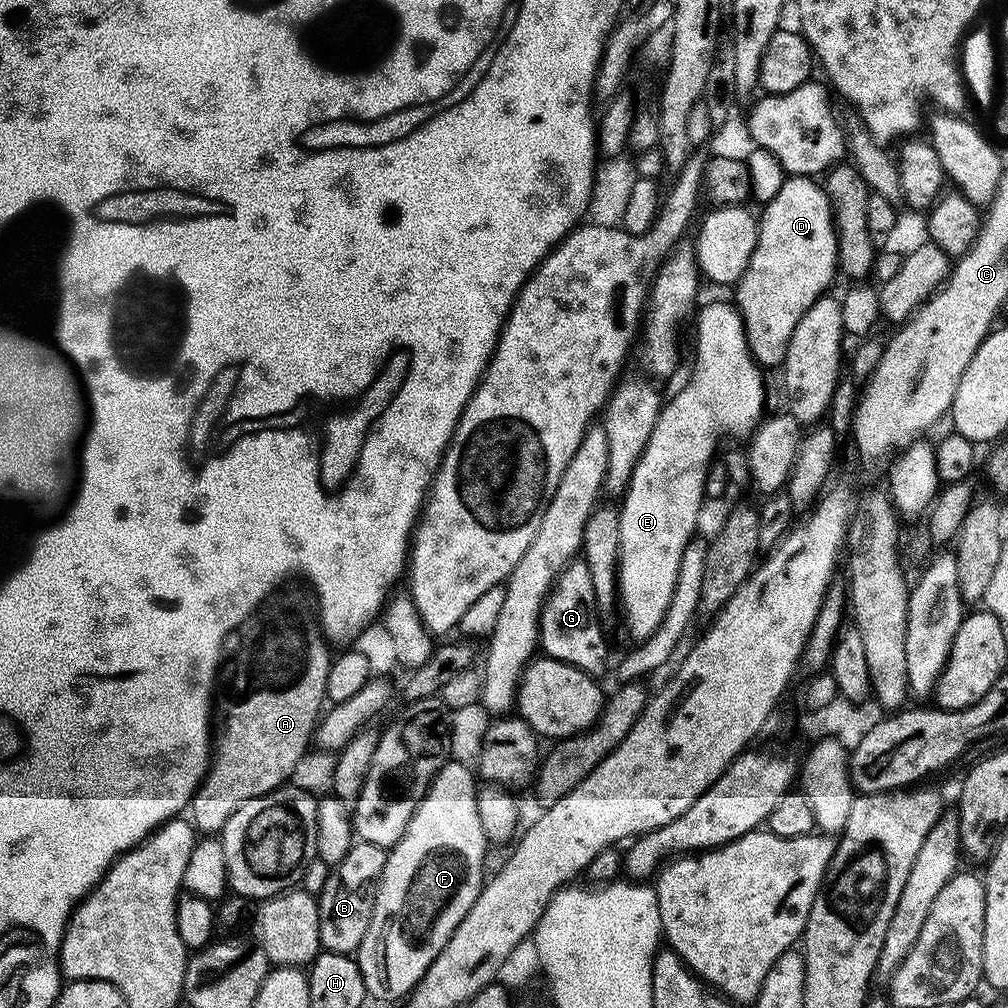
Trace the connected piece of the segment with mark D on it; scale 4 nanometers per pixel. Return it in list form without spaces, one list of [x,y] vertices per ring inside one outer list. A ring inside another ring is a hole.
[[[788,176],[774,198],[763,205],[764,213],[759,213],[757,245],[749,266],[734,285],[735,307],[739,308],[744,320],[744,333],[748,339],[748,349],[756,363],[765,369],[783,365],[784,355],[791,334],[808,308],[829,291],[832,279],[838,276],[840,241],[836,239],[836,225],[832,215],[832,203],[823,187],[811,176]]]

